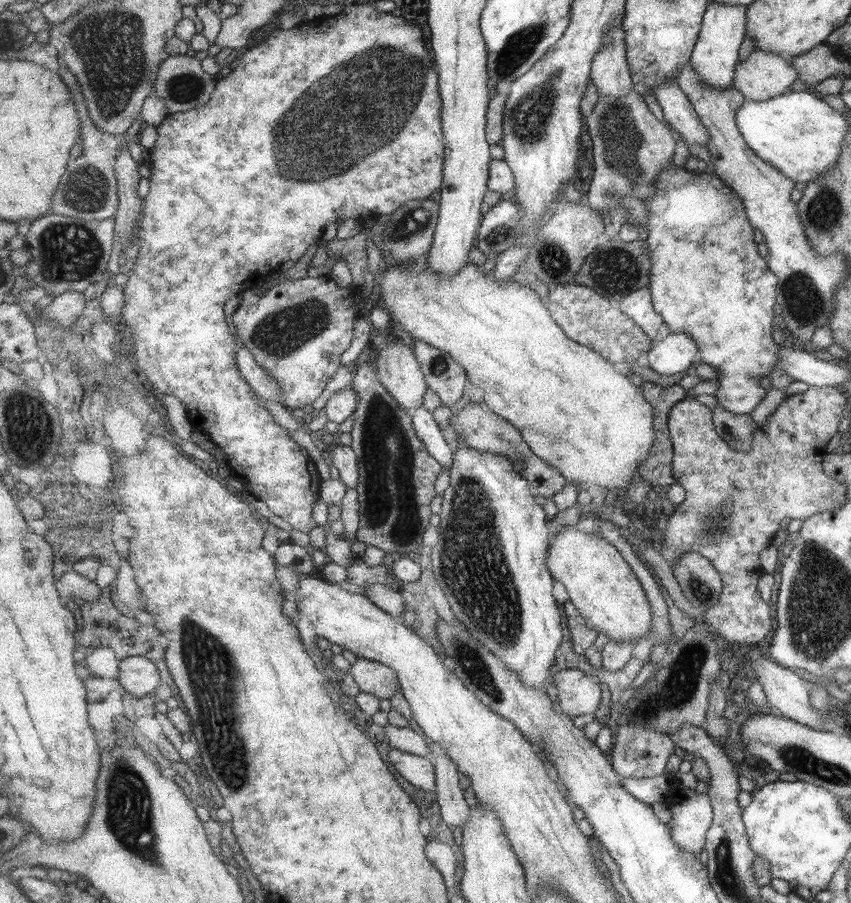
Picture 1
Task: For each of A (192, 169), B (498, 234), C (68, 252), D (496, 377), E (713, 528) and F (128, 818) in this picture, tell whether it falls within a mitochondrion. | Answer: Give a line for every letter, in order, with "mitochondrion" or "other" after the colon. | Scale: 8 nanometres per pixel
A: other
B: mitochondrion
C: mitochondrion
D: other
E: mitochondrion
F: mitochondrion

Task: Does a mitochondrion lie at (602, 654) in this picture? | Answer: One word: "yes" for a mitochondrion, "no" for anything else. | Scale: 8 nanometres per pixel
no

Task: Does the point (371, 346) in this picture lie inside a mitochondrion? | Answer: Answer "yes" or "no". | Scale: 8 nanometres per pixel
no

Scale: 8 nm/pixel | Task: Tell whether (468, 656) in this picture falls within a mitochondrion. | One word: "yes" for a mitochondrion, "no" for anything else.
yes

